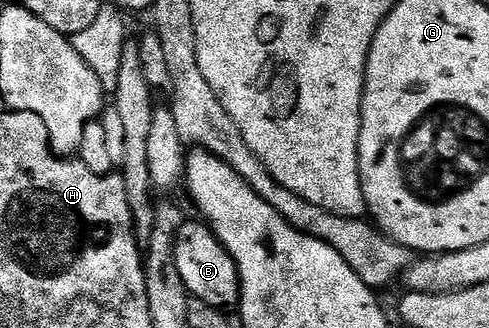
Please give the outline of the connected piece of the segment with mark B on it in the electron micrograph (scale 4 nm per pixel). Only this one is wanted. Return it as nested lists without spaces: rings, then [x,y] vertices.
[[[198,218],[187,219],[174,238],[174,257],[176,258],[176,270],[180,270],[180,278],[193,299],[203,300],[208,302],[208,306],[223,310],[239,307],[242,299],[242,283],[238,277],[238,267],[232,254],[223,246],[222,240],[210,229],[209,224]]]

